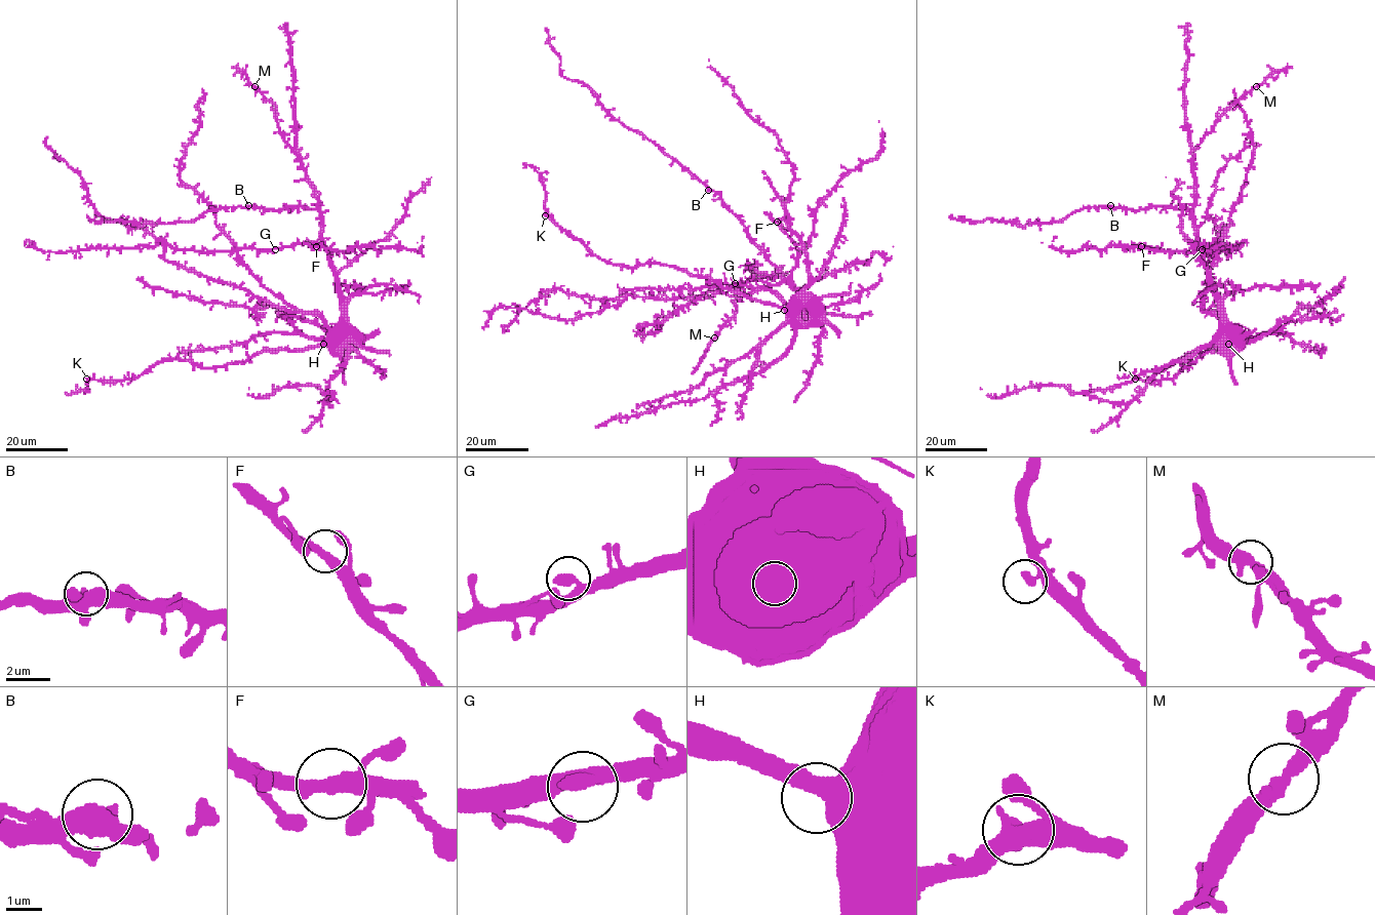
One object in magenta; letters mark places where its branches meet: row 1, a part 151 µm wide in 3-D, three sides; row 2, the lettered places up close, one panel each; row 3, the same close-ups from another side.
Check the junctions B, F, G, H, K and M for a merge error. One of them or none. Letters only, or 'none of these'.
none of these

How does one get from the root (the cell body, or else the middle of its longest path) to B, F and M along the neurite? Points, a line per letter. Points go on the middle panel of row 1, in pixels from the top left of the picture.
B: (806, 301), (753, 241), (747, 228), (720, 197), (708, 190)
F: (806, 301), (806, 297), (801, 301), (791, 280), (798, 251), (796, 243), (777, 222)
M: (806, 301), (781, 274), (754, 274), (741, 289), (736, 311), (714, 337)

